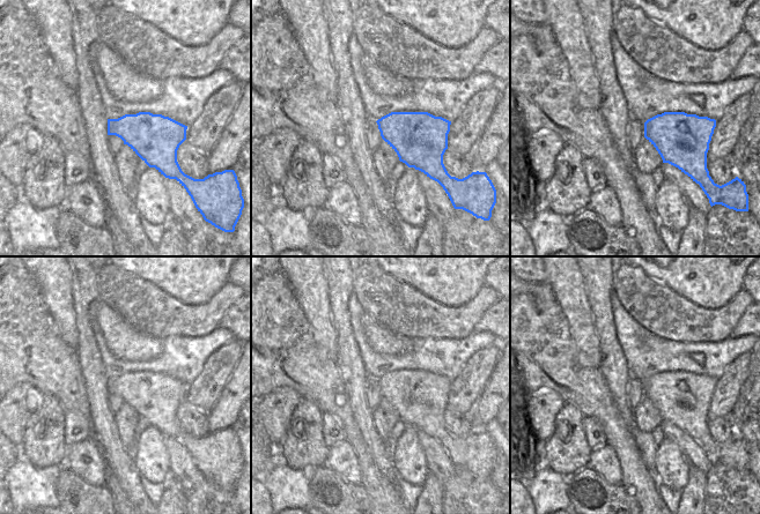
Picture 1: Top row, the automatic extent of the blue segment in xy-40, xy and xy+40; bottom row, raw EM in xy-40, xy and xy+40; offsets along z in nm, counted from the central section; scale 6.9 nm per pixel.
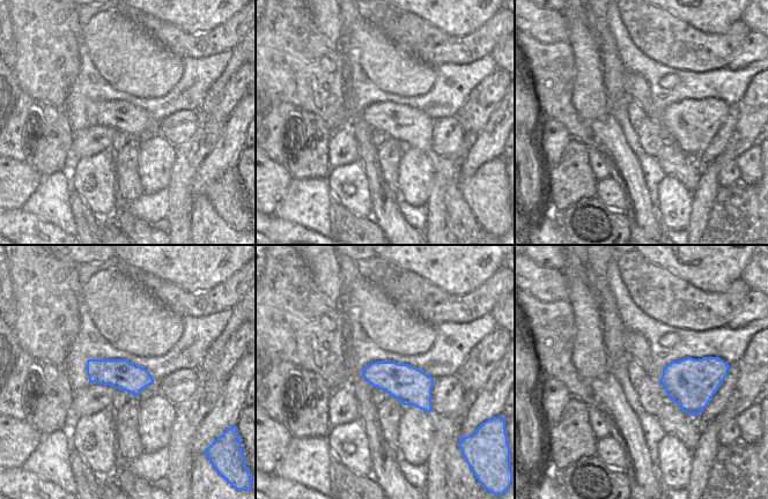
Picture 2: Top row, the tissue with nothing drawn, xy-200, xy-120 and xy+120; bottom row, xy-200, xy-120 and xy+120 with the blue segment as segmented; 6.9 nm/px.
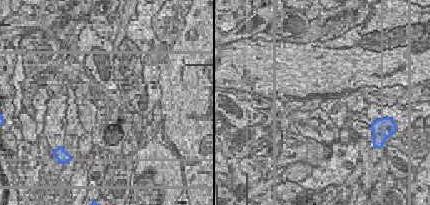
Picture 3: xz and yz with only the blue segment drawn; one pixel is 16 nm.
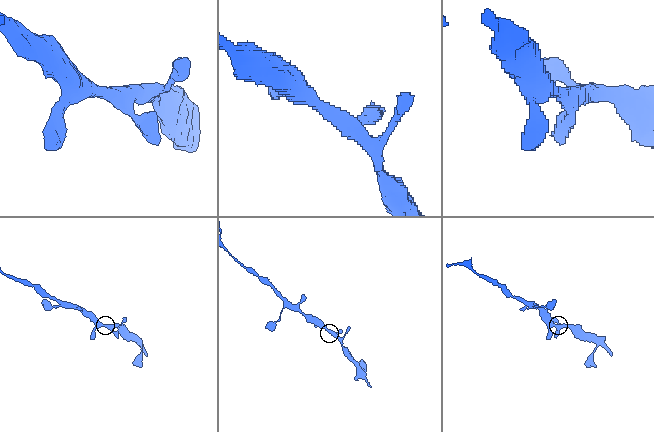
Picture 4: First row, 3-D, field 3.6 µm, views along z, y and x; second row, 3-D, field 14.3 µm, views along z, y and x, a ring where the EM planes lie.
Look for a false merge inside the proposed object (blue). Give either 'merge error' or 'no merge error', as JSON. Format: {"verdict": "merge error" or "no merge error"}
{"verdict": "no merge error"}

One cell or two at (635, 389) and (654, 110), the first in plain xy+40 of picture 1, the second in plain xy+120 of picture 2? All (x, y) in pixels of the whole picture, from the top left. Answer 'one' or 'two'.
two

